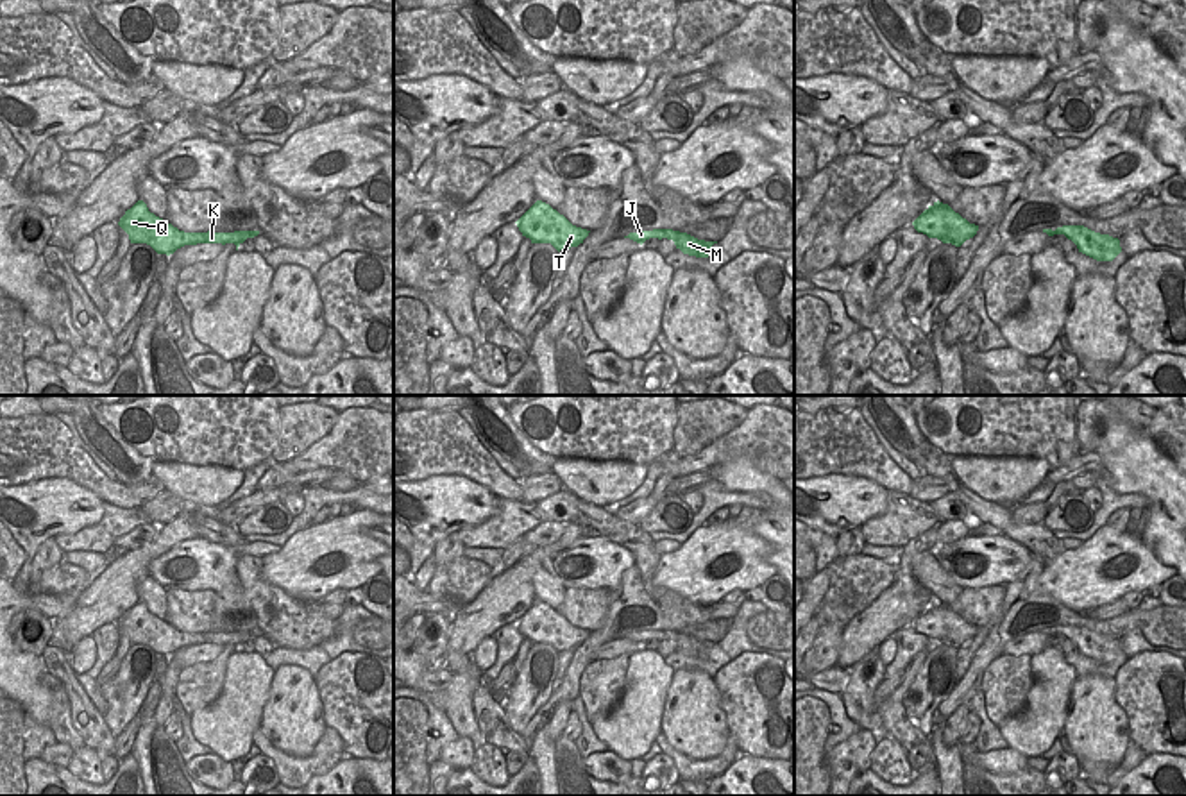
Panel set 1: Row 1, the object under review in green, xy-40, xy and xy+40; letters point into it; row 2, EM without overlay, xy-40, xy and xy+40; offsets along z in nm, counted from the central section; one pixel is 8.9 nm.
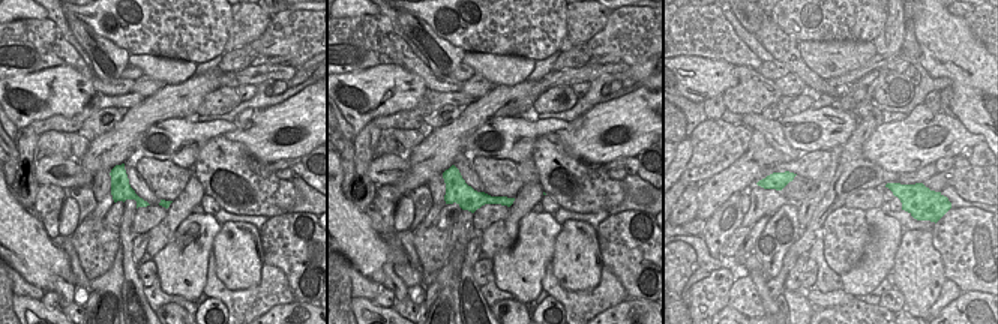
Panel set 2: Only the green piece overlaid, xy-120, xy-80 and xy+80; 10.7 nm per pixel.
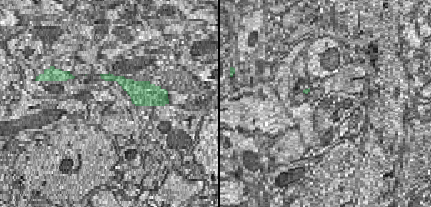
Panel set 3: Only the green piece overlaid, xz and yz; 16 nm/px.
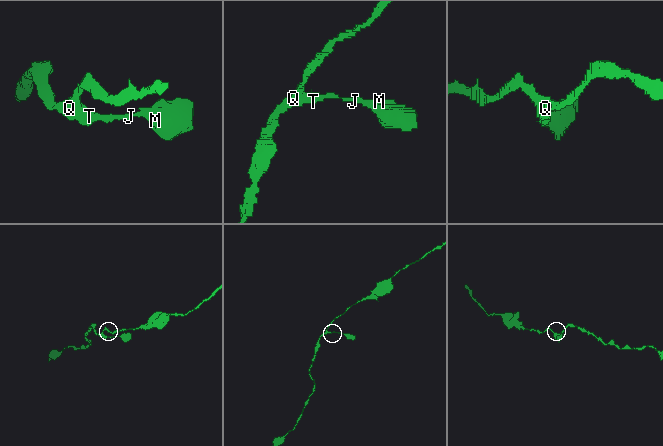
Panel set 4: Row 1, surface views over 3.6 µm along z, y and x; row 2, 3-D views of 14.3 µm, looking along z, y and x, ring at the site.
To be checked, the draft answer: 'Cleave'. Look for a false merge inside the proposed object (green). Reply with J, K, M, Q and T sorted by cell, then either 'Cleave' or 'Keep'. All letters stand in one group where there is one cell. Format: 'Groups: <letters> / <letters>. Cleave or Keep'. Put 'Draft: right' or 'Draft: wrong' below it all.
Groups: J K M Q T. Keep.
Draft: wrong

